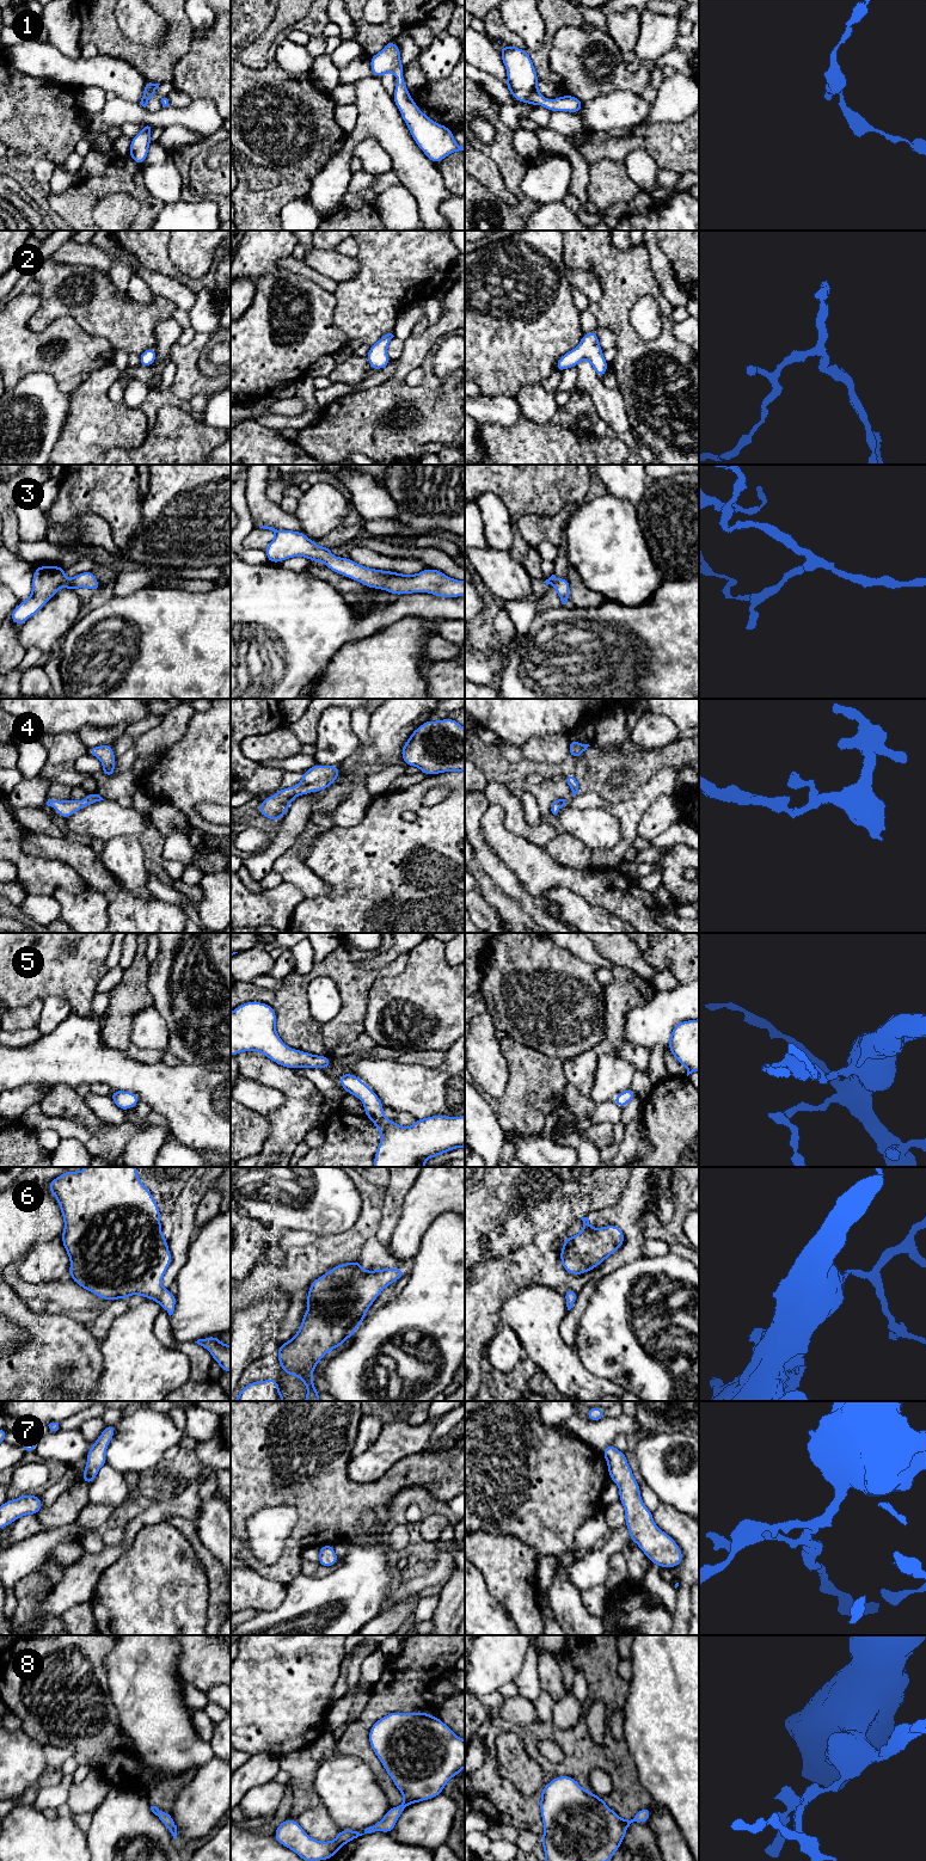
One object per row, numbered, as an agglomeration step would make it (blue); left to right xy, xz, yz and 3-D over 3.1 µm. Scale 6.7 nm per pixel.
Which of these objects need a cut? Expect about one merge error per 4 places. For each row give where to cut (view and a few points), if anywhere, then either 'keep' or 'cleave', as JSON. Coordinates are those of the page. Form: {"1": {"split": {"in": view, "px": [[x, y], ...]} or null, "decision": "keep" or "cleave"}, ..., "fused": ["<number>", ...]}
{"1": {"split": null, "decision": "keep"}, "2": {"split": null, "decision": "keep"}, "3": {"split": null, "decision": "keep"}, "4": {"split": null, "decision": "keep"}, "5": {"split": null, "decision": "keep"}, "6": {"split": null, "decision": "keep"}, "7": {"split": null, "decision": "keep"}, "8": {"split": null, "decision": "keep"}, "fused": []}

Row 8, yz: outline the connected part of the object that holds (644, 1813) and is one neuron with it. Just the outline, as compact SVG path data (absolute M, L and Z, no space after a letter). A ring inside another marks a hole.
M557 1776L541 1789L541 1818L545 1826L541 1844L546 1861L611 1861L633 1823L648 1823L651 1807L644 1807L632 1819L621 1819L603 1799L583 1789L571 1776Z

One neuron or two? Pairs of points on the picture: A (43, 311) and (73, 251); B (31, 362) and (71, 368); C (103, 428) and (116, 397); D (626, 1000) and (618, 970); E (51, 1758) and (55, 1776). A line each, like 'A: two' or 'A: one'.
A: two
B: one
C: two
D: one
E: one

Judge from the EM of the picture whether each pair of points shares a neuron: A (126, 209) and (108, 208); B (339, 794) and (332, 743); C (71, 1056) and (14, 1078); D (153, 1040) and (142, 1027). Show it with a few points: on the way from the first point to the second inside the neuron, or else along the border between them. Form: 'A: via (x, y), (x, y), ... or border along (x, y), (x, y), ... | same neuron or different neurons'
A: via (121, 209), (112, 209) | same neuron
B: border along (360, 745), (338, 765) | different neurons
C: via (56, 1058), (29, 1066) | same neuron
D: via (152, 1037), (146, 1031) | same neuron

